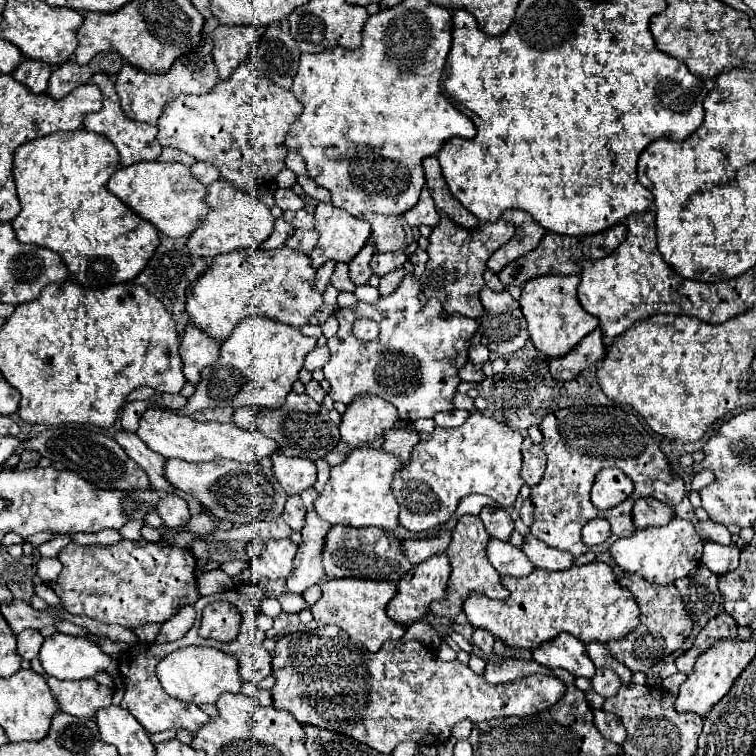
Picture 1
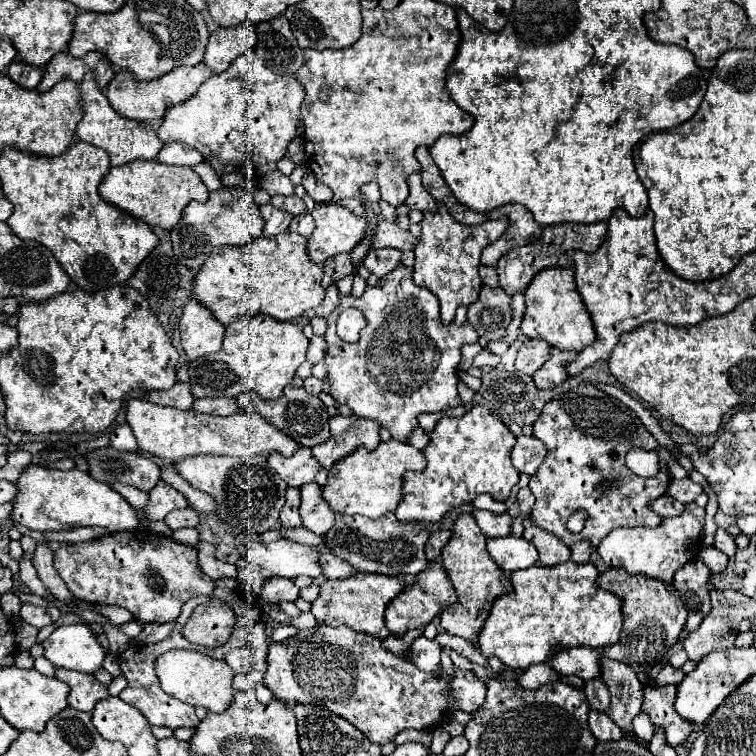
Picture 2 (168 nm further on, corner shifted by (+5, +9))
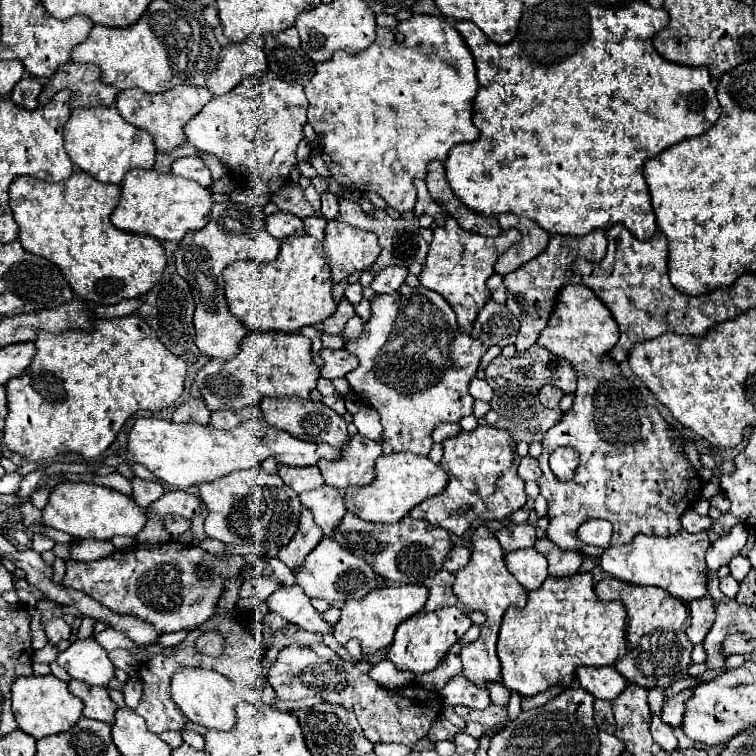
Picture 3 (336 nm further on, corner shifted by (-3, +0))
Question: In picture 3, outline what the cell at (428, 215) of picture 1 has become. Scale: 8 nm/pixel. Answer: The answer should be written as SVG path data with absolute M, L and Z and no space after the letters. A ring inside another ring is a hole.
M414 180L414 186L418 190L418 202L414 206L414 214L416 216L422 216L422 214L430 214L430 216L436 216L440 214L440 206L432 200L428 188L426 188L426 182L424 180Z

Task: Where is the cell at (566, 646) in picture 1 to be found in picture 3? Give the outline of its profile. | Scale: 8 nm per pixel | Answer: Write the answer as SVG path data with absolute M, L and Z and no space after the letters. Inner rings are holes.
M582 666L578 668L576 674L584 690L594 694L594 698L608 700L608 702L618 698L618 694L622 694L622 690L626 690L628 686L626 678L622 678L622 674L618 674L612 666L602 666L602 668Z

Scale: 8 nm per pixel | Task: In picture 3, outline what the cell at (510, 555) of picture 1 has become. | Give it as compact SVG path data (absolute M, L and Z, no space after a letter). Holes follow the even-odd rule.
M534 548L508 552L506 554L506 566L508 566L510 574L526 590L538 590L542 586L542 582L548 578L546 558L540 552L536 552Z

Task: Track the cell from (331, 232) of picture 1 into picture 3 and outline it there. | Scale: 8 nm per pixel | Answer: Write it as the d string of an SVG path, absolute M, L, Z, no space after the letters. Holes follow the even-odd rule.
M330 220L326 226L324 250L330 256L334 282L348 278L352 272L370 268L380 254L376 234L358 230L338 220Z

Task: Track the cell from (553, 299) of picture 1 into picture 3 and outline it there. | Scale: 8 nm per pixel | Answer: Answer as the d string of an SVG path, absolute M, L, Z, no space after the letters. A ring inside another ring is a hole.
M570 284L560 290L556 306L558 308L554 308L554 314L550 316L548 326L542 330L542 334L538 338L538 346L544 346L552 354L568 360L574 366L576 376L578 376L578 388L574 394L576 398L574 398L572 412L562 416L560 422L554 424L544 434L544 440L542 440L544 450L542 450L542 456L538 458L540 470L544 472L544 476L538 480L540 494L548 500L548 506L550 506L548 508L550 526L546 530L546 536L562 550L578 550L586 556L600 558L604 550L590 546L590 544L584 544L576 534L580 524L590 518L602 518L602 520L612 522L614 538L612 538L610 546L628 544L628 542L632 542L632 538L636 534L646 534L646 536L672 536L672 534L676 534L682 528L680 516L688 508L692 508L696 504L696 500L700 500L700 496L702 496L702 492L700 492L702 478L684 456L682 432L672 428L654 406L646 404L642 400L638 388L630 380L624 378L620 368L614 368L616 364L610 360L608 354L618 342L620 330L618 330L618 324L614 322L614 316L610 314L610 310L606 310L602 300L598 300L598 296L588 286ZM558 446L572 446L572 448L578 448L578 452L580 452L580 466L576 470L574 480L570 480L570 482L560 482L558 478L554 478L554 474L548 466L548 456Z

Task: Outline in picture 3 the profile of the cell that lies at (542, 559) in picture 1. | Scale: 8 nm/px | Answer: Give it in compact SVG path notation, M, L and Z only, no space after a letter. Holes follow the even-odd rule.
M538 538L534 544L534 550L546 556L548 560L548 572L556 578L566 578L578 574L578 568L582 564L582 554L574 550L562 550L548 538Z

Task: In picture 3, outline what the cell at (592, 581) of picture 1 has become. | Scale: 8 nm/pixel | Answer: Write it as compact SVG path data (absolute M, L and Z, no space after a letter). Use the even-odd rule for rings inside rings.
M574 574L570 578L548 576L540 590L528 592L528 604L524 608L508 608L502 620L498 638L498 658L502 662L502 684L518 692L524 698L546 692L560 684L568 688L576 680L578 666L612 666L622 654L626 654L626 610L622 602L600 602L594 594L592 574Z

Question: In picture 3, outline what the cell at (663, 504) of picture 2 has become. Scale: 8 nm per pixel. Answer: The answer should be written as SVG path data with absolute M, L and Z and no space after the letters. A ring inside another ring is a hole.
M692 508L684 512L682 516L682 526L688 532L700 532L700 530L710 530L714 524L714 520L710 516L700 516L698 512L694 512Z

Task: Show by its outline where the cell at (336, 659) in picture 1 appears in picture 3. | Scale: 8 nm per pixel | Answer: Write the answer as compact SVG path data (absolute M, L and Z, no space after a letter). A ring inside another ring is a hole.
M292 644L292 646L282 648L280 654L278 654L278 660L270 666L268 684L274 688L274 692L276 692L276 696L280 700L300 700L300 698L308 698L308 696L320 696L320 698L326 698L332 704L344 706L346 710L350 710L350 712L354 712L358 716L358 722L360 722L360 726L364 730L364 736L374 744L376 742L398 742L398 744L404 744L404 746L412 748L420 738L424 738L428 734L432 722L442 712L442 702L440 702L438 694L428 692L428 690L424 690L420 686L406 686L406 688L400 688L400 690L386 690L368 676L370 668L372 666L368 662L350 664L350 662L342 660L340 656L330 662L330 660L320 658L310 648L302 648L302 646Z

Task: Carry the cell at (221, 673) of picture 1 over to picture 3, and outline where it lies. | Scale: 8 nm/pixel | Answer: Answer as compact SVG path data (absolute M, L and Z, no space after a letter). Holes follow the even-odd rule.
M184 668L176 672L172 678L172 700L190 722L200 724L208 730L228 732L236 726L236 714L234 714L234 708L238 704L236 684L218 672L202 668Z

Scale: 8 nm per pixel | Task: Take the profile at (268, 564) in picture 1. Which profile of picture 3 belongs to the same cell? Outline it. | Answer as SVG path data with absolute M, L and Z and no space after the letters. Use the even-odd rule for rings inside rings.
M322 538L320 544L308 554L306 562L296 574L296 584L304 588L308 598L324 598L328 602L346 602L346 600L362 600L370 590L378 588L378 574L374 568L350 554L332 538Z

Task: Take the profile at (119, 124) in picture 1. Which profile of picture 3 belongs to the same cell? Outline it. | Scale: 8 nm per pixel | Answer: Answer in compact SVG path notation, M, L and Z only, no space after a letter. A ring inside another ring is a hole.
M116 106L110 108L76 108L66 122L64 130L66 140L66 152L72 158L72 162L86 174L98 178L100 182L120 184L128 170L132 168L152 168L156 160L156 148L146 134L146 130L138 130L136 126L130 126L116 110Z

